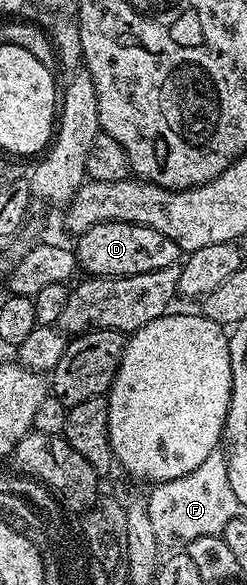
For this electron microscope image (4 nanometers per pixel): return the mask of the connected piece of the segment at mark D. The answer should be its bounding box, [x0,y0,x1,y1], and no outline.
[72,220,180,277]

